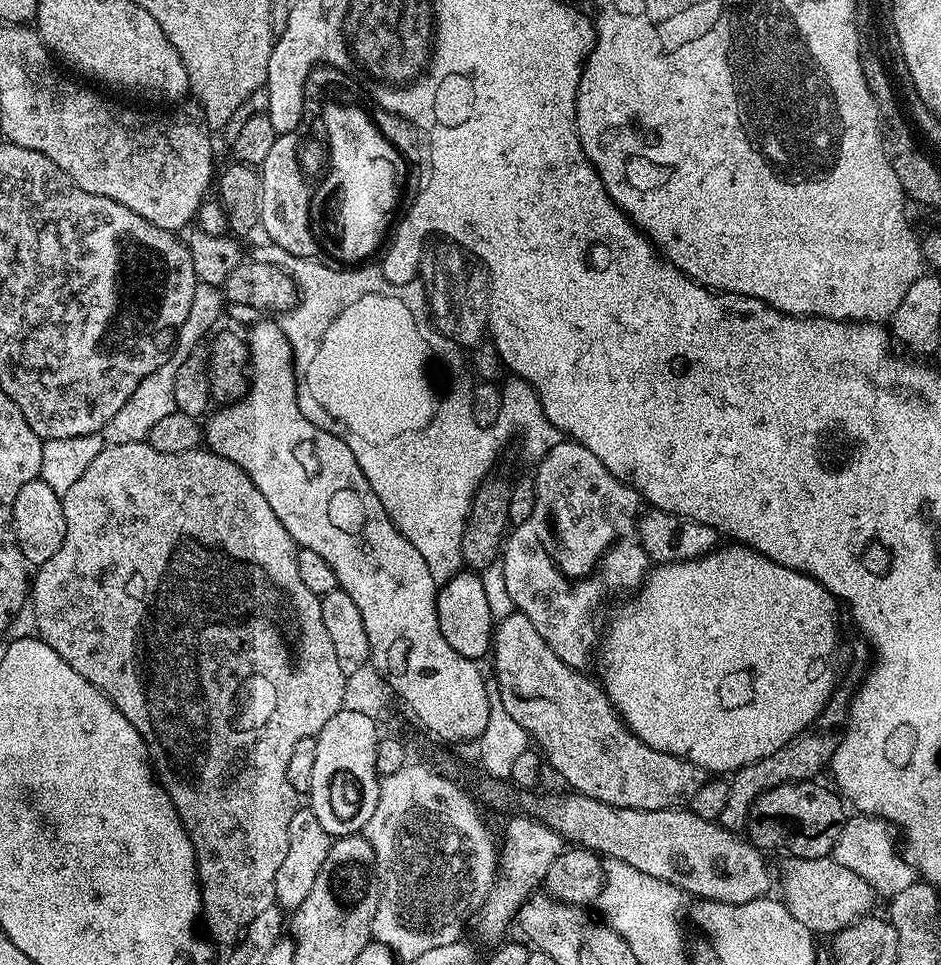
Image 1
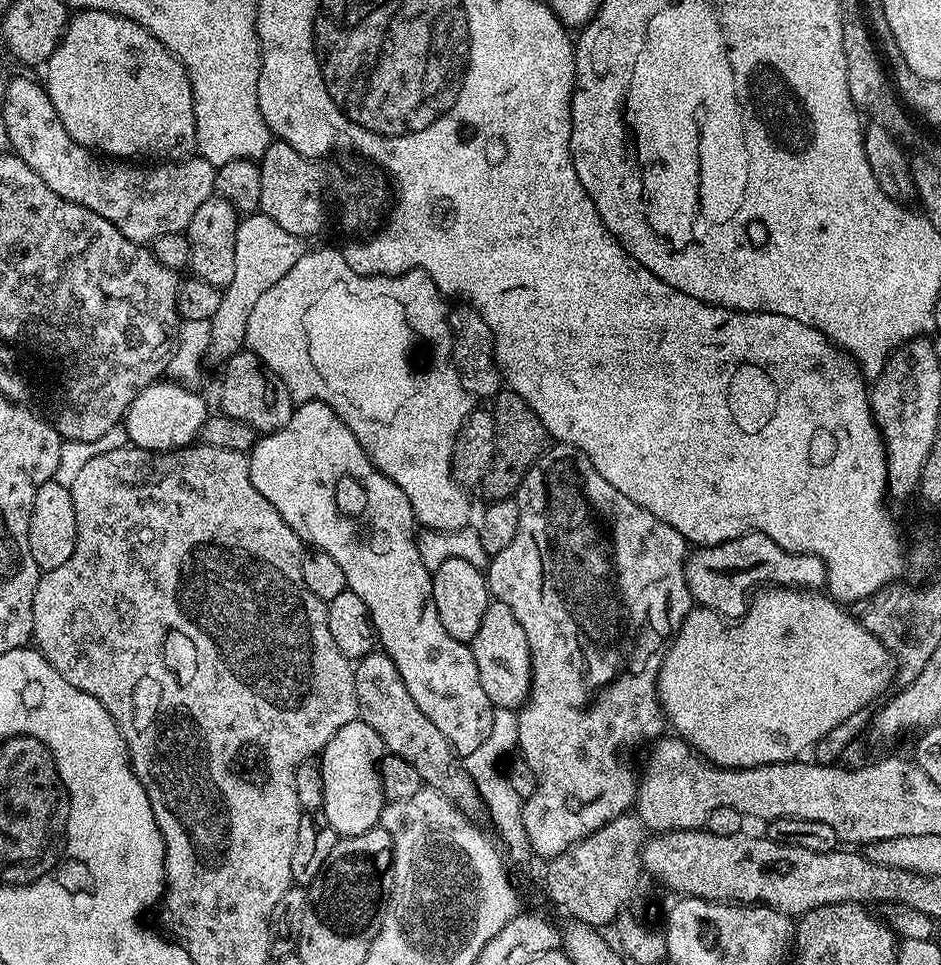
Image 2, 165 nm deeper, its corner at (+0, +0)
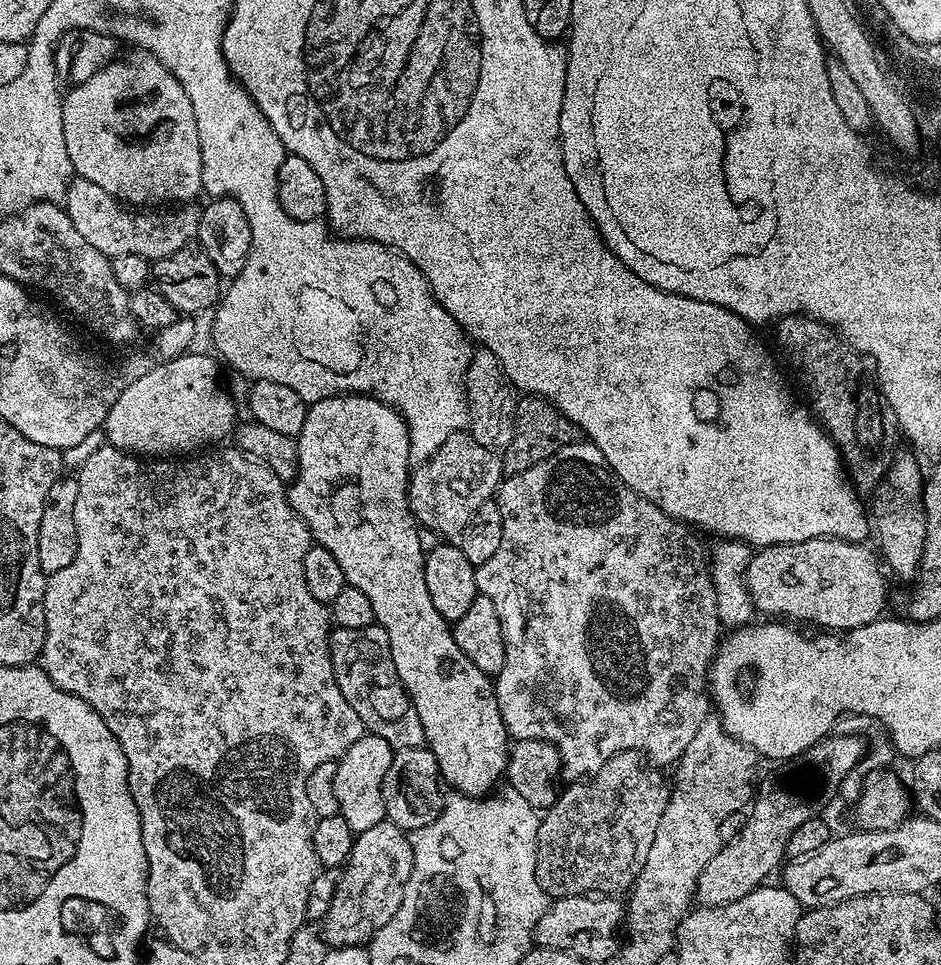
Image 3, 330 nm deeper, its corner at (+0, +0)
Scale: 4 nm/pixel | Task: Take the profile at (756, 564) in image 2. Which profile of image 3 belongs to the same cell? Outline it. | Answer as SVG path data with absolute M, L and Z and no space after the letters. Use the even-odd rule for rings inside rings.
M819 536L793 544L772 544L752 553L752 560L744 577L750 590L753 609L757 613L765 612L768 618L783 618L788 622L805 620L808 624L817 624L820 630L846 632L849 628L866 626L881 619L884 599L888 588L884 585L882 560L875 551L868 549L864 542L836 540L832 536Z

